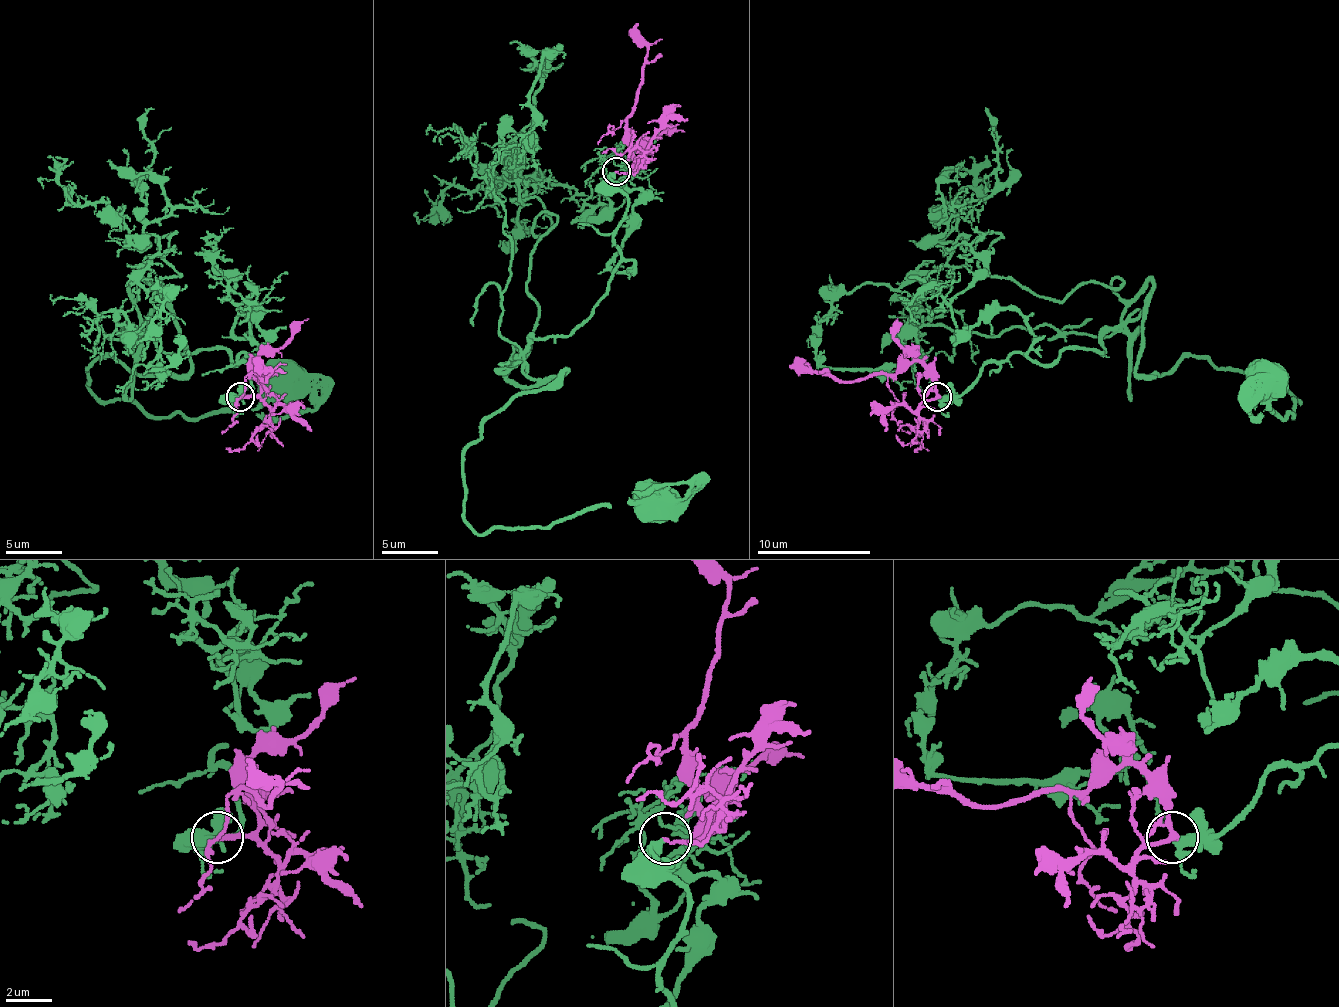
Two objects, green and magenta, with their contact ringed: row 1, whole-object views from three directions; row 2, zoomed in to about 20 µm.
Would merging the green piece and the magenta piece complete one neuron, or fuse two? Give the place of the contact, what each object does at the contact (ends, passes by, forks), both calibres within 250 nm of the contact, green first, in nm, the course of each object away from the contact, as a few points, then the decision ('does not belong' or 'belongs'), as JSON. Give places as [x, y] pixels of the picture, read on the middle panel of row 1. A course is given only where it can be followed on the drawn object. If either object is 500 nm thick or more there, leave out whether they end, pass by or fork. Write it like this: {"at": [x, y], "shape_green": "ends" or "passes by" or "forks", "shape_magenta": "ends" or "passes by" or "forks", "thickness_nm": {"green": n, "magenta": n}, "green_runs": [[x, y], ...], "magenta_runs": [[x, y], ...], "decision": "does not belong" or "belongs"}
{"at": [616, 171], "shape_green": "passes by", "shape_magenta": "ends", "thickness_nm": {"green": 280, "magenta": 150}, "green_runs": [[617, 170], [620, 264], [569, 335], [532, 335], [529, 375], [566, 372], [483, 423], [464, 519], [651, 502]], "magenta_runs": [[617, 170], [631, 173], [637, 167], [631, 153], [628, 114], [642, 77], [648, 48], [637, 23]], "decision": "belongs"}

